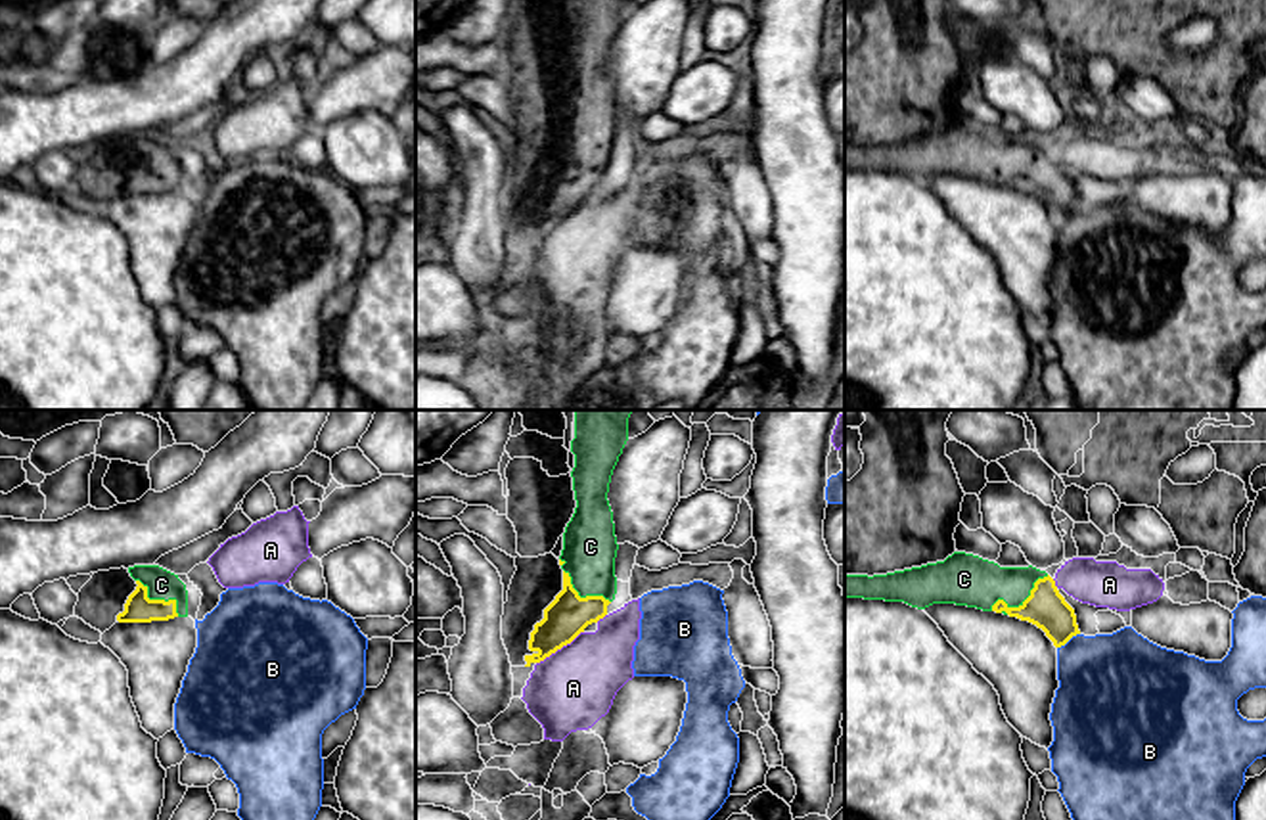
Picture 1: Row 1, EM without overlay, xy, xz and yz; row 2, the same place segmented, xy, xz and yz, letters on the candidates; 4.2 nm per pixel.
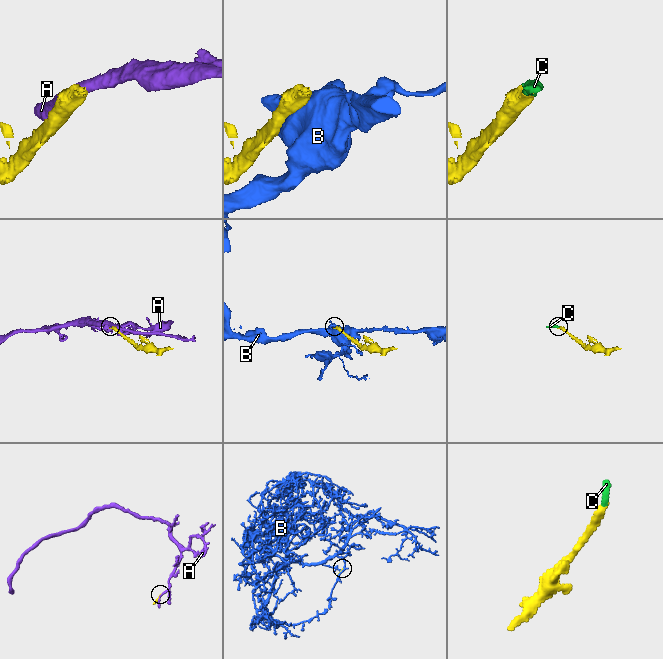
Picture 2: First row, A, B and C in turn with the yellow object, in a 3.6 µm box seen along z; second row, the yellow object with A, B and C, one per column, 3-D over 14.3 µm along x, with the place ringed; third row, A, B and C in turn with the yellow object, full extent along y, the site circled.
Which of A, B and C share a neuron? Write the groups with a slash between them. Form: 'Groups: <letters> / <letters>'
Groups: A / B / C

